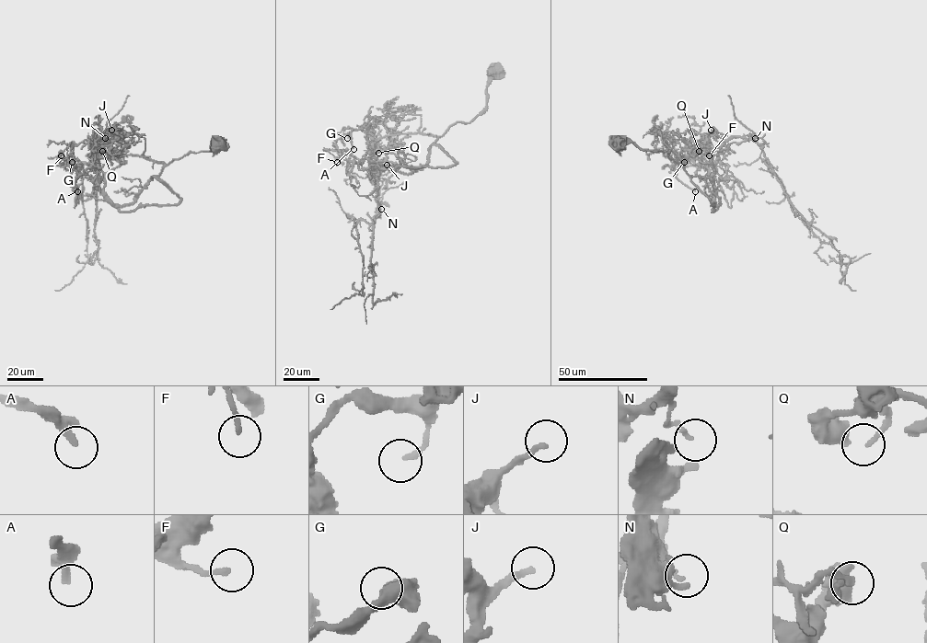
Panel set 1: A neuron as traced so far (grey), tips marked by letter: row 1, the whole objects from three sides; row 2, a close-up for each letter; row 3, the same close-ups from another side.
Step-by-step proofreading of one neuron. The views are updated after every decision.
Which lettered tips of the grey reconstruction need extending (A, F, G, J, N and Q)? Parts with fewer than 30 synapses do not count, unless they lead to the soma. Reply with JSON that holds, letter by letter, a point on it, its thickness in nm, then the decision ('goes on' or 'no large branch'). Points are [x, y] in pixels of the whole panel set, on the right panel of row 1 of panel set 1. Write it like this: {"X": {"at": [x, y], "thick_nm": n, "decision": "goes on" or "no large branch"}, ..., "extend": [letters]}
{"A": {"at": [695, 191], "thick_nm": 240, "decision": "goes on"}, "F": {"at": [709, 155], "thick_nm": 170, "decision": "no large branch"}, "G": {"at": [684, 162], "thick_nm": 170, "decision": "no large branch"}, "J": {"at": [711, 130], "thick_nm": 200, "decision": "goes on"}, "N": {"at": [755, 138], "thick_nm": 130, "decision": "goes on"}, "Q": {"at": [699, 151], "thick_nm": 170, "decision": "no large branch"}, "extend": ["A", "J", "N"]}

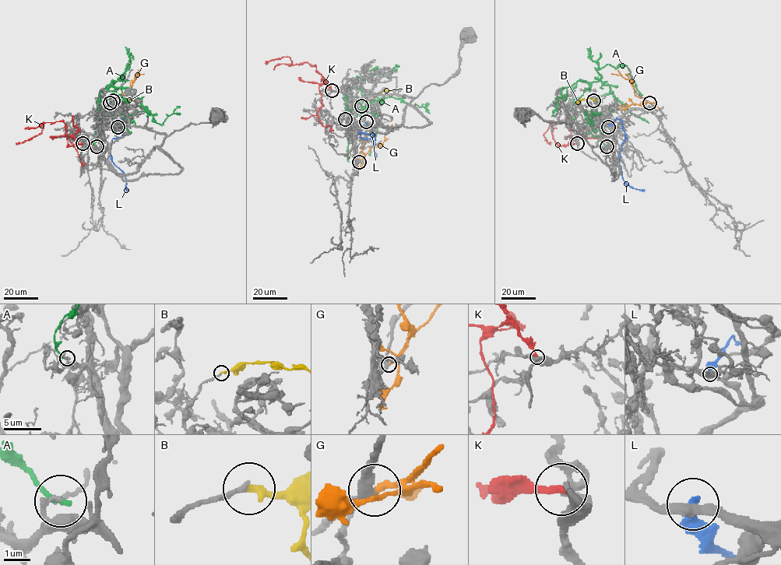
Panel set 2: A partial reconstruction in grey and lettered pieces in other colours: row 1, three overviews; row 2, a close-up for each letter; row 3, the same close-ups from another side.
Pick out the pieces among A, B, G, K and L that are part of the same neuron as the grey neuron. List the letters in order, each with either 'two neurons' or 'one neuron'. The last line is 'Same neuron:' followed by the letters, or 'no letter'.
A: two neurons
B: one neuron
G: one neuron
K: two neurons
L: two neurons
Same neuron: B, G

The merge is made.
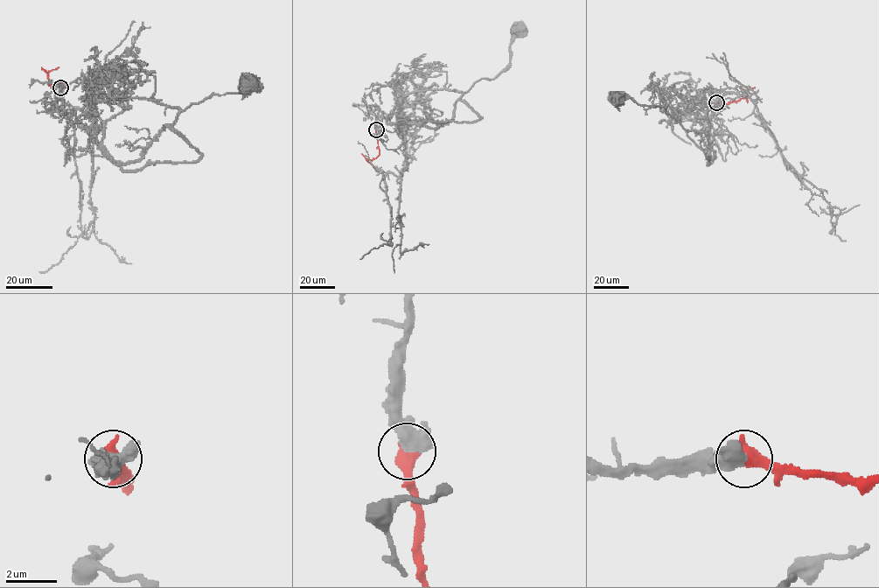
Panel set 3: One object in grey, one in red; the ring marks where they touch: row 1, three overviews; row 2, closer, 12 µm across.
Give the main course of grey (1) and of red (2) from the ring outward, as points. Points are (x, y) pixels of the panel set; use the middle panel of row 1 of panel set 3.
1: (376, 130), (377, 113), (391, 116), (396, 106), (405, 165), (384, 178), (392, 243), (359, 259)
2: (376, 130), (379, 155), (371, 160), (366, 159), (373, 168)

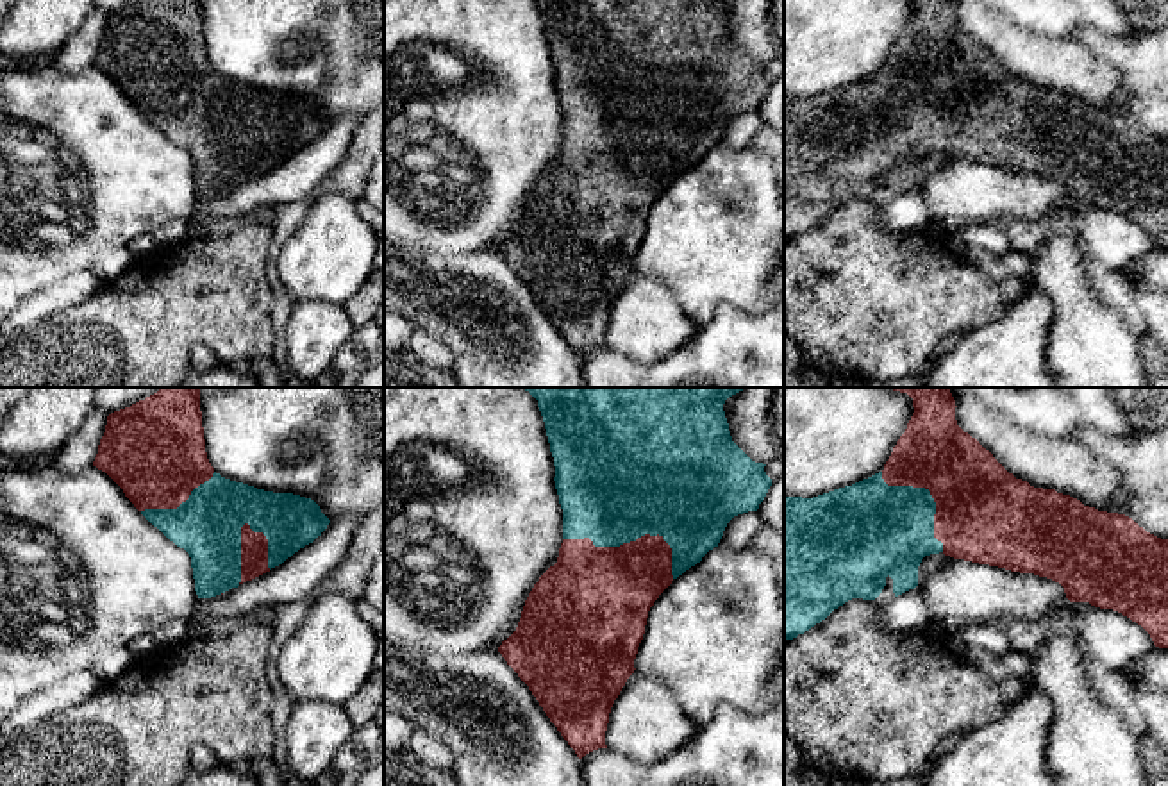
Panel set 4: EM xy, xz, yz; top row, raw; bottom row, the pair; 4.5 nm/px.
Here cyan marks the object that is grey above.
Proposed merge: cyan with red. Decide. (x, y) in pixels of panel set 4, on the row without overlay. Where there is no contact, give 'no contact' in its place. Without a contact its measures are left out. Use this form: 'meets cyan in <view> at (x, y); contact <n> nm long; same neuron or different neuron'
meets cyan in xz at (633, 140); contact 550 nm long; same neuron

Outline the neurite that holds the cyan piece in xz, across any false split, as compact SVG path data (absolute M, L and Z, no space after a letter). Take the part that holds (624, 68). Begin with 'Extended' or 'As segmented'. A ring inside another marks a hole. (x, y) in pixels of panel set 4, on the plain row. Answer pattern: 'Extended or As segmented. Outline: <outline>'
Extended. Outline: M538 0L550 52L555 66L555 89L563 109L563 143L559 157L529 193L516 230L502 241L498 252L518 277L529 286L550 322L582 359L586 354L607 348L605 330L609 313L627 279L634 273L634 259L645 234L648 211L673 179L702 161L718 146L727 123L743 113L757 111L764 100L772 79L763 63L752 61L734 41L723 11L725 0Z

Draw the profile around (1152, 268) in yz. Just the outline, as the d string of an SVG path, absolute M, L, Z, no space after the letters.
M1154 247L1123 277L1132 288L1147 284L1168 295L1168 248Z

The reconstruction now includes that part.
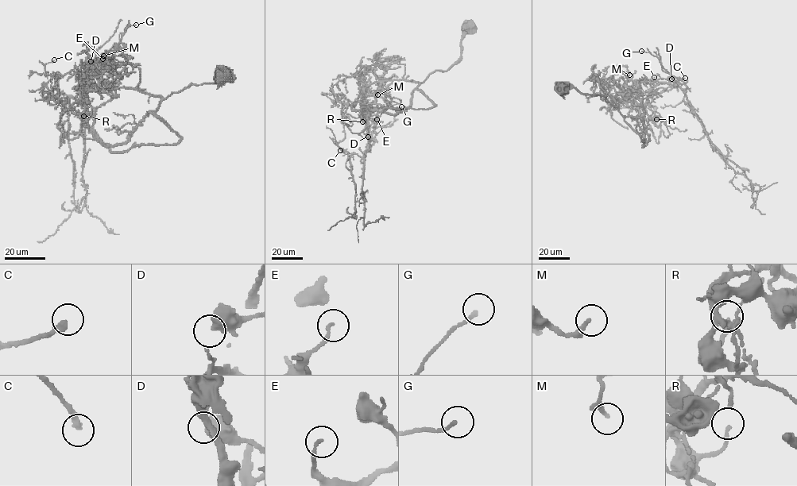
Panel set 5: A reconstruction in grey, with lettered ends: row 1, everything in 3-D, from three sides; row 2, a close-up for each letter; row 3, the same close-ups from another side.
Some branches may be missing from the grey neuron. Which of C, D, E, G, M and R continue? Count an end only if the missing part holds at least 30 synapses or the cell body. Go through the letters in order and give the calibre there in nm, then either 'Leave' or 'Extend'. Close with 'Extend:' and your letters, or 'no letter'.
C: Thickness 280 nm. Leave
D: Thickness 420 nm. Leave
E: Thickness 130 nm. Leave
G: Thickness 160 nm. Leave
M: Thickness 180 nm. Leave
R: Thickness 150 nm. Extend
Extend: R

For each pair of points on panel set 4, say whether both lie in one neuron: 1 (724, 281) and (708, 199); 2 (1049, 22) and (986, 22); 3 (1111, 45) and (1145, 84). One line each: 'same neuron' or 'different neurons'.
1: same neuron
2: different neurons
3: same neuron

